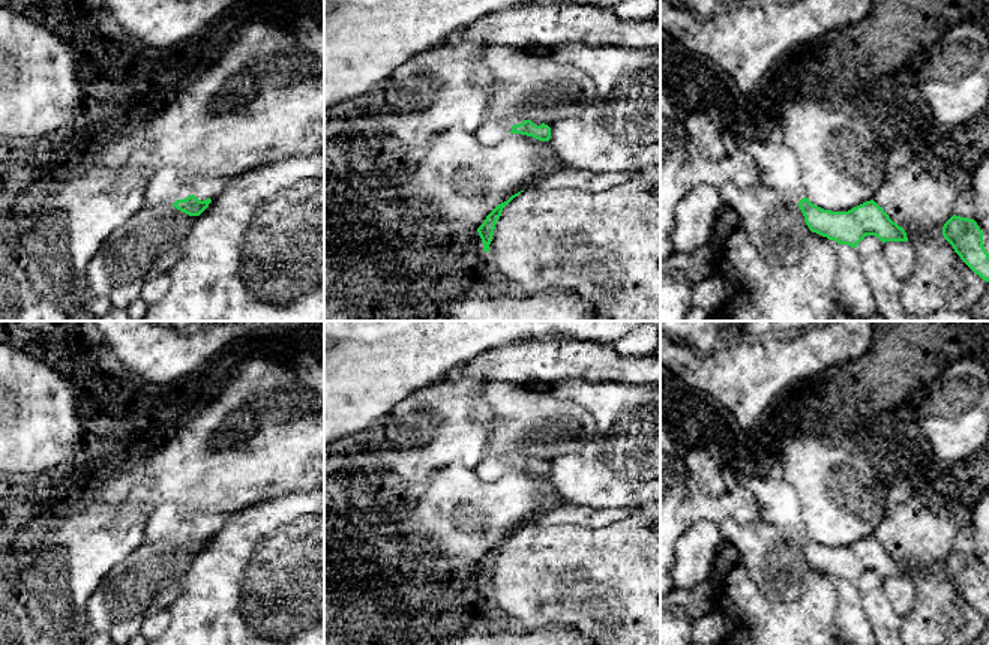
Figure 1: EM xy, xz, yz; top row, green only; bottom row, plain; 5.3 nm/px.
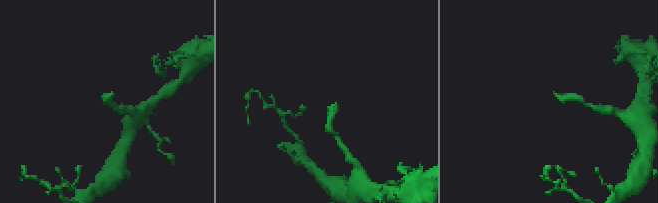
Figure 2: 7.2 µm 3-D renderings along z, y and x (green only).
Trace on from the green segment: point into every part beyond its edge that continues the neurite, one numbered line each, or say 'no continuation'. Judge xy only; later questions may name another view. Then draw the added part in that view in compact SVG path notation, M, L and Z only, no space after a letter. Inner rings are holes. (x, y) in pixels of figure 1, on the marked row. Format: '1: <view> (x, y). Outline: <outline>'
1: xy (165, 186). Outline: M173 165L158 170L146 186L146 201L171 206L177 200L195 195L200 201L210 198L215 201L227 184L221 177L198 177L183 180L182 171Z

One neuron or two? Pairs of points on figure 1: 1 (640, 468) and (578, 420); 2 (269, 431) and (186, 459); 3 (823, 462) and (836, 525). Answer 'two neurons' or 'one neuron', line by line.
1: two neurons
2: one neuron
3: one neuron

